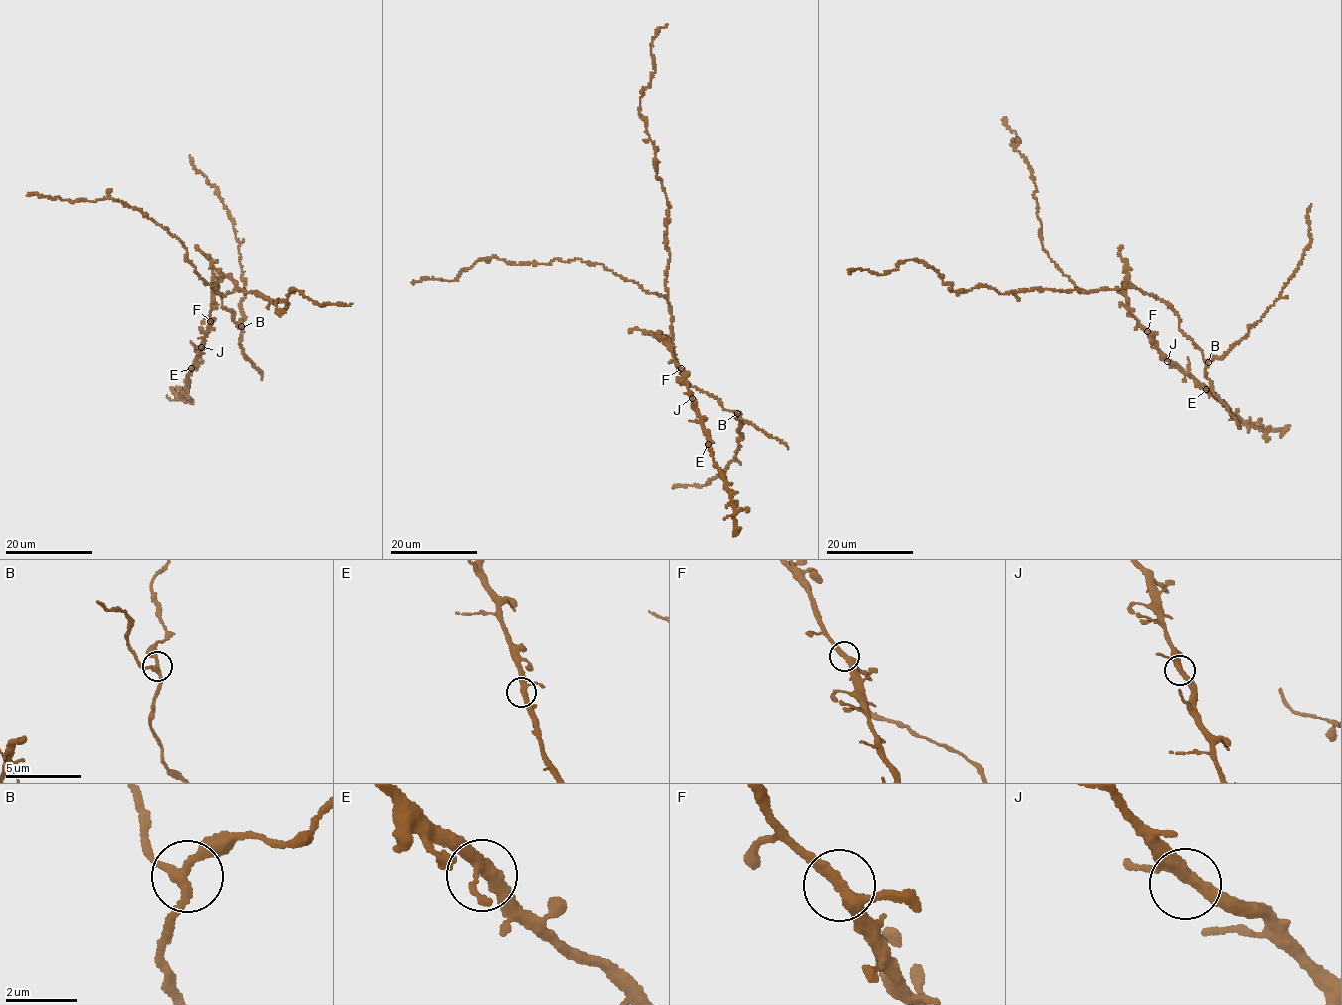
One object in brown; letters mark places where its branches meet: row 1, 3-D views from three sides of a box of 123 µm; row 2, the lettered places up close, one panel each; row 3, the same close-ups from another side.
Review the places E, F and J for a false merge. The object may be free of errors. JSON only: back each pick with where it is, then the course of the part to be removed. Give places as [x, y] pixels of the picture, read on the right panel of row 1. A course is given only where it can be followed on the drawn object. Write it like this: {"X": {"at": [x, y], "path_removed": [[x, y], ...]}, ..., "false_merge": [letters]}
{"false_merge": []}

